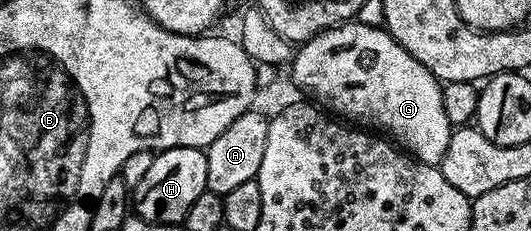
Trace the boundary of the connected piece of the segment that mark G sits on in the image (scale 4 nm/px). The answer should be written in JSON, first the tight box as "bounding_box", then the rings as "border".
{"bounding_box":[293,20,452,166],"border":[[[355,20],[333,26],[331,30],[320,32],[301,43],[293,55],[293,66],[295,84],[300,89],[307,90],[311,94],[309,97],[331,115],[389,136],[407,155],[429,166],[438,166],[444,160],[452,127],[448,116],[444,116],[443,83],[415,56],[410,55],[387,29],[368,26]]]}

